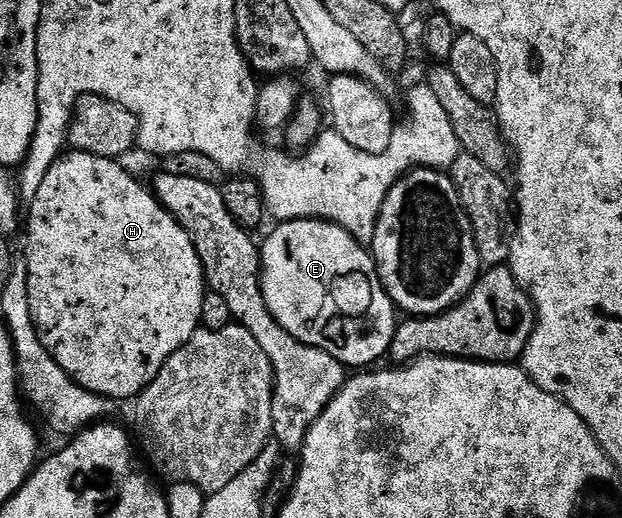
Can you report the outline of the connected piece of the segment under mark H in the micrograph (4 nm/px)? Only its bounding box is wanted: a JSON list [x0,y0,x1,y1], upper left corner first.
[22,150,206,401]

